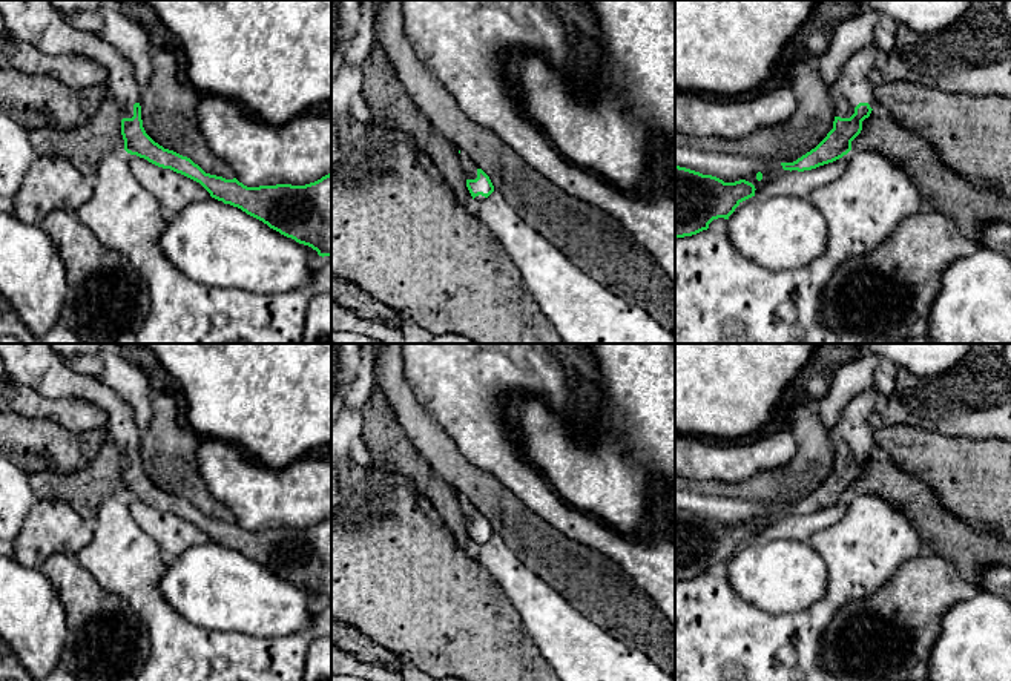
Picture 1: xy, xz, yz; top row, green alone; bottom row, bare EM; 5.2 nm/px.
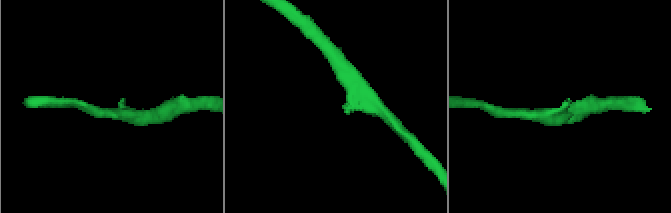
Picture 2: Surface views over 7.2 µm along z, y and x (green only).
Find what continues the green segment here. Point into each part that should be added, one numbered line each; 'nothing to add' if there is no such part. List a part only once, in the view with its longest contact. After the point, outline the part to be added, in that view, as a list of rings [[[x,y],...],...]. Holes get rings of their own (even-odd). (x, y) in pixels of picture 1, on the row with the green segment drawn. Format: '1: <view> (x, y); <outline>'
1: yz (855, 85); [[[876,46],[862,48],[845,61],[839,77],[828,83],[835,117],[850,118],[859,103],[868,103],[871,109],[878,107],[874,98],[878,61]]]

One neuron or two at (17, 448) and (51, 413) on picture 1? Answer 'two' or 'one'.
two

